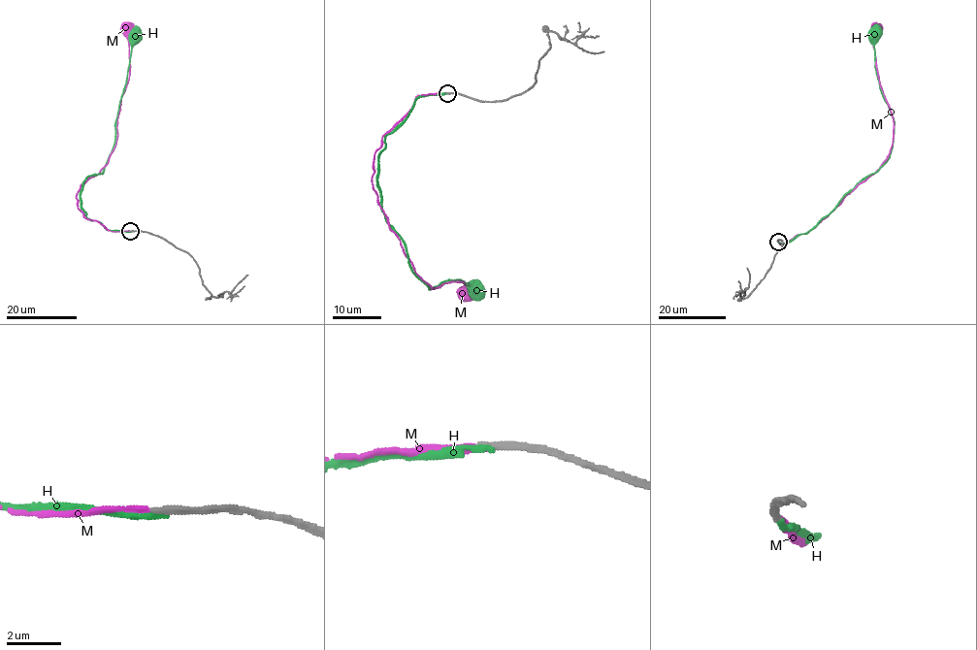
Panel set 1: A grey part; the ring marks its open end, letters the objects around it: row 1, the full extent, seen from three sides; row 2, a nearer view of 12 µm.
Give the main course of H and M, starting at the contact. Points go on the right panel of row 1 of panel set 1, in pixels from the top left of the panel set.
H: (778, 242), (781, 244), (810, 230), (887, 159), (894, 139), (894, 118), (877, 79), (872, 31), (874, 34)
M: (778, 242), (804, 234), (823, 220), (888, 155), (894, 118), (876, 70), (877, 29)

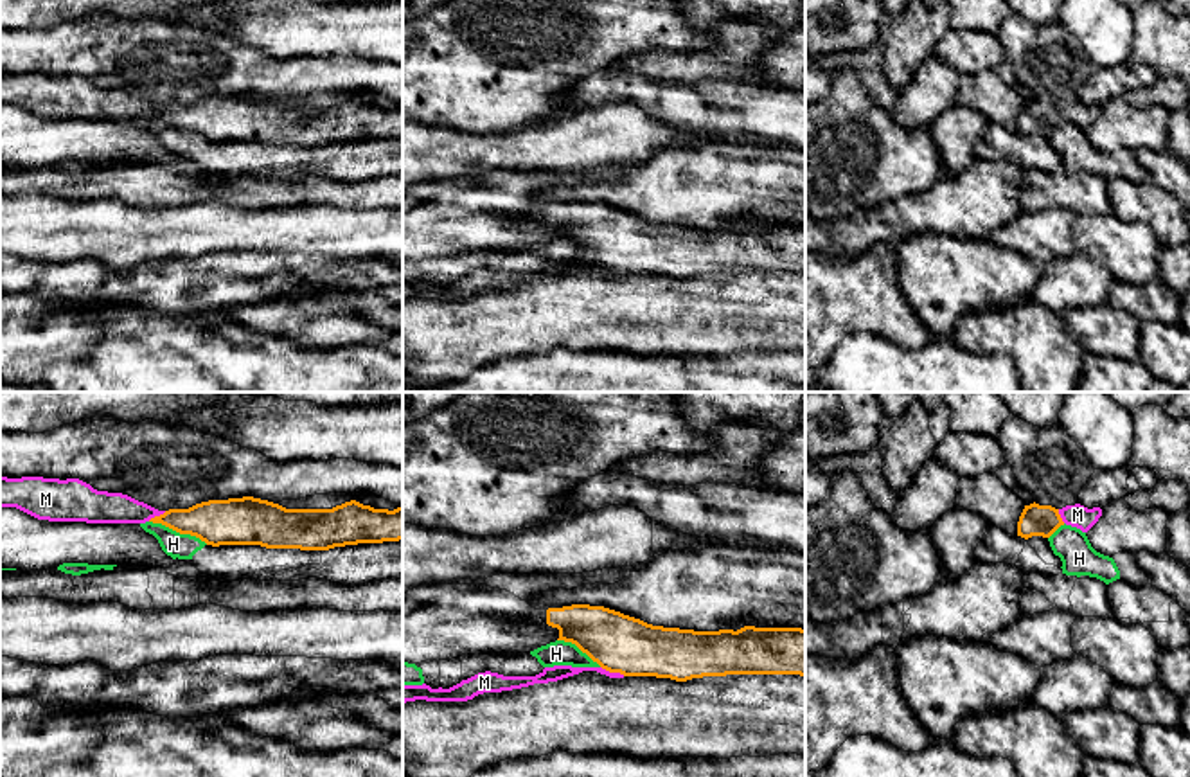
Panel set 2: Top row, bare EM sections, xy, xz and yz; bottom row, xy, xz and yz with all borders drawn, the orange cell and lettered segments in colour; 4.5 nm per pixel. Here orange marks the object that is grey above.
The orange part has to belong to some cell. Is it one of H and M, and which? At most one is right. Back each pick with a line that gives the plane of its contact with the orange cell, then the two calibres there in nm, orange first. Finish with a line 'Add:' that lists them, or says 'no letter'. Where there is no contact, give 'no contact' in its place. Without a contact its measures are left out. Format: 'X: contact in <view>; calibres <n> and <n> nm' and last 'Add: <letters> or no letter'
M: contact in xz; calibres 260 and 60 nm
Add: M

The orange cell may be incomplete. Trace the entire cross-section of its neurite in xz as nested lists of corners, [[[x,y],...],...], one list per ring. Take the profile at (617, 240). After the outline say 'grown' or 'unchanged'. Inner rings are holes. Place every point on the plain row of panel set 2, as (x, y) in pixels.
[[[572,201],[546,207],[546,221],[559,227],[559,236],[575,241],[597,264],[554,263],[536,273],[503,273],[498,270],[478,270],[449,286],[430,282],[403,282],[403,300],[426,299],[467,299],[484,290],[502,290],[528,284],[534,281],[557,279],[582,268],[597,268],[609,275],[656,273],[687,279],[703,273],[726,272],[800,272],[805,273],[805,227],[802,225],[755,225],[744,223],[737,228],[694,228],[679,225],[653,223],[620,209]]] | grown

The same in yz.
[[[1030,101],[1025,103],[1019,119],[1017,133],[1028,137],[1032,133],[1050,135],[1061,122],[1071,122],[1088,130],[1102,113],[1100,104],[1088,106],[1080,101],[1055,106],[1052,103]]] | grown

